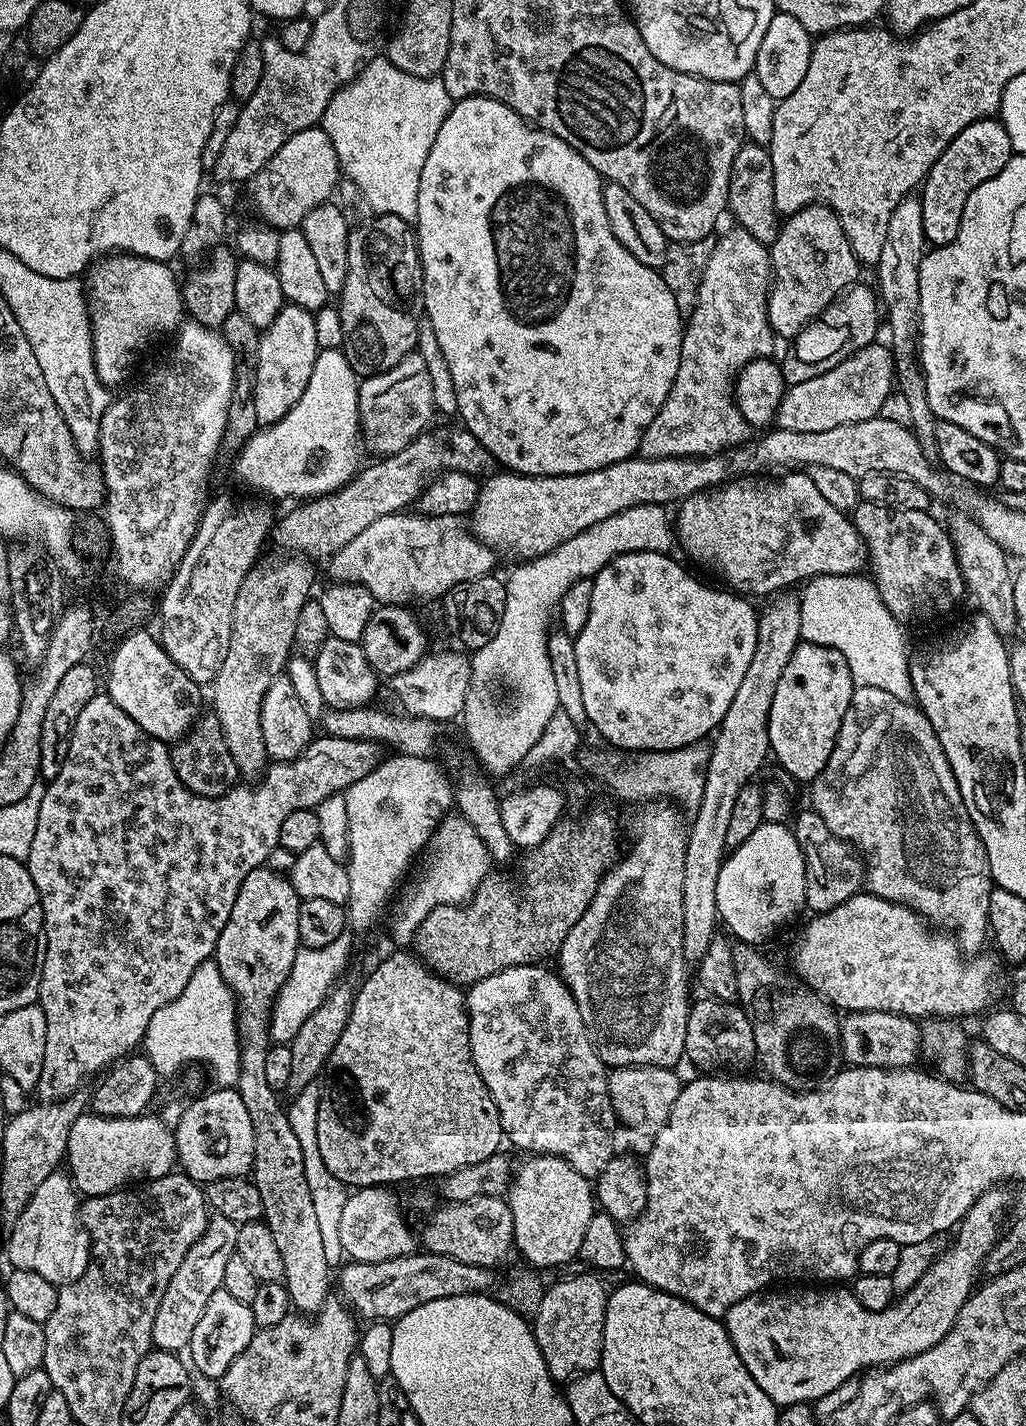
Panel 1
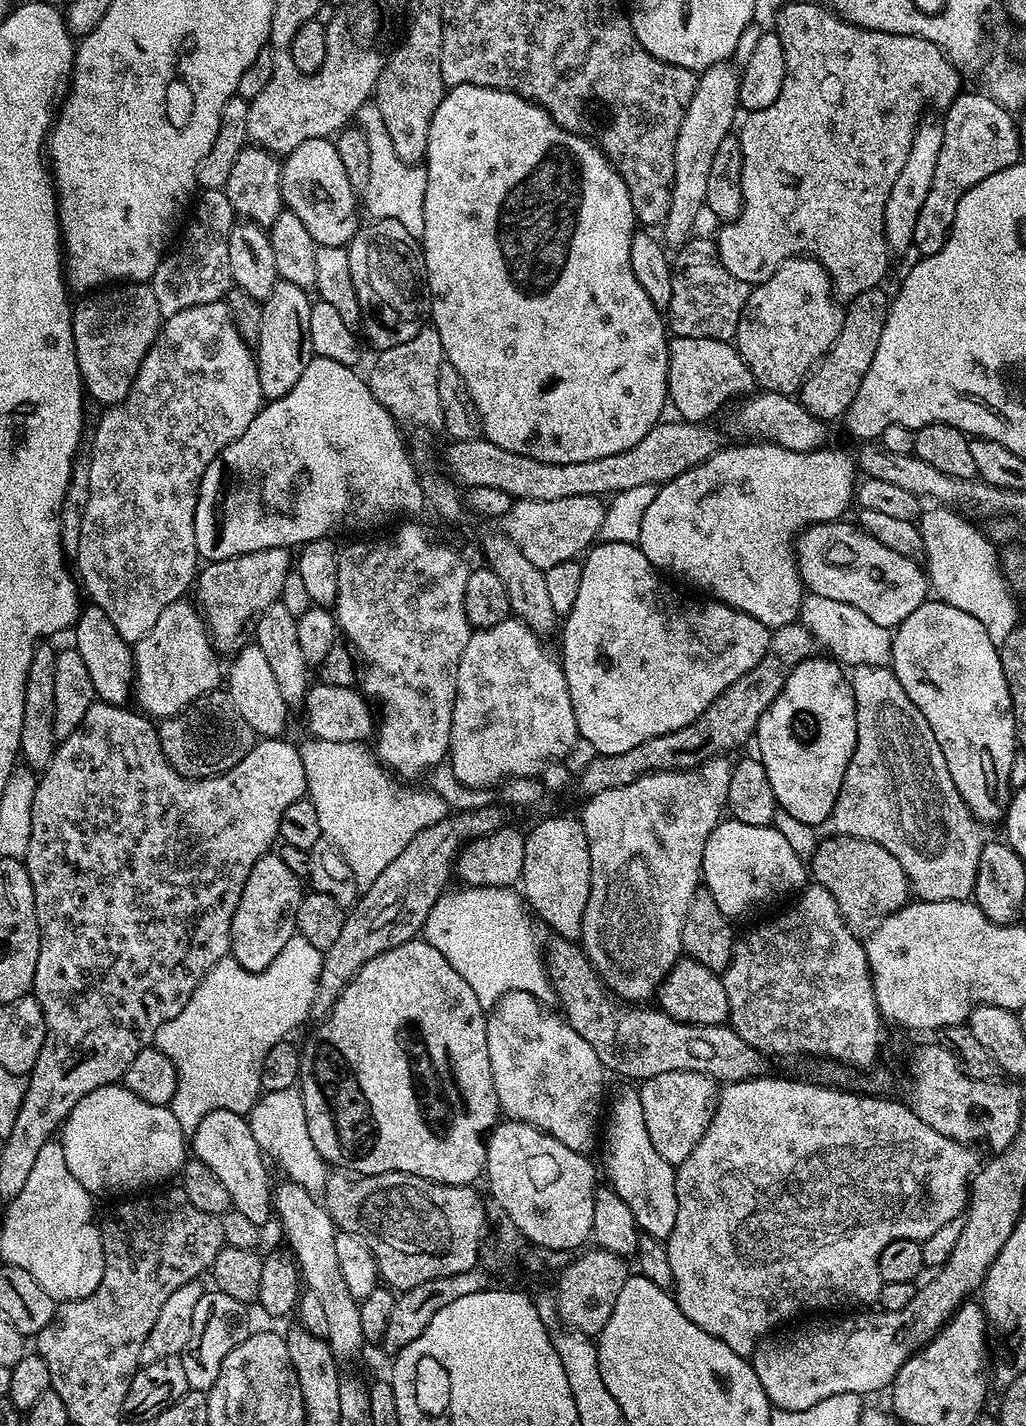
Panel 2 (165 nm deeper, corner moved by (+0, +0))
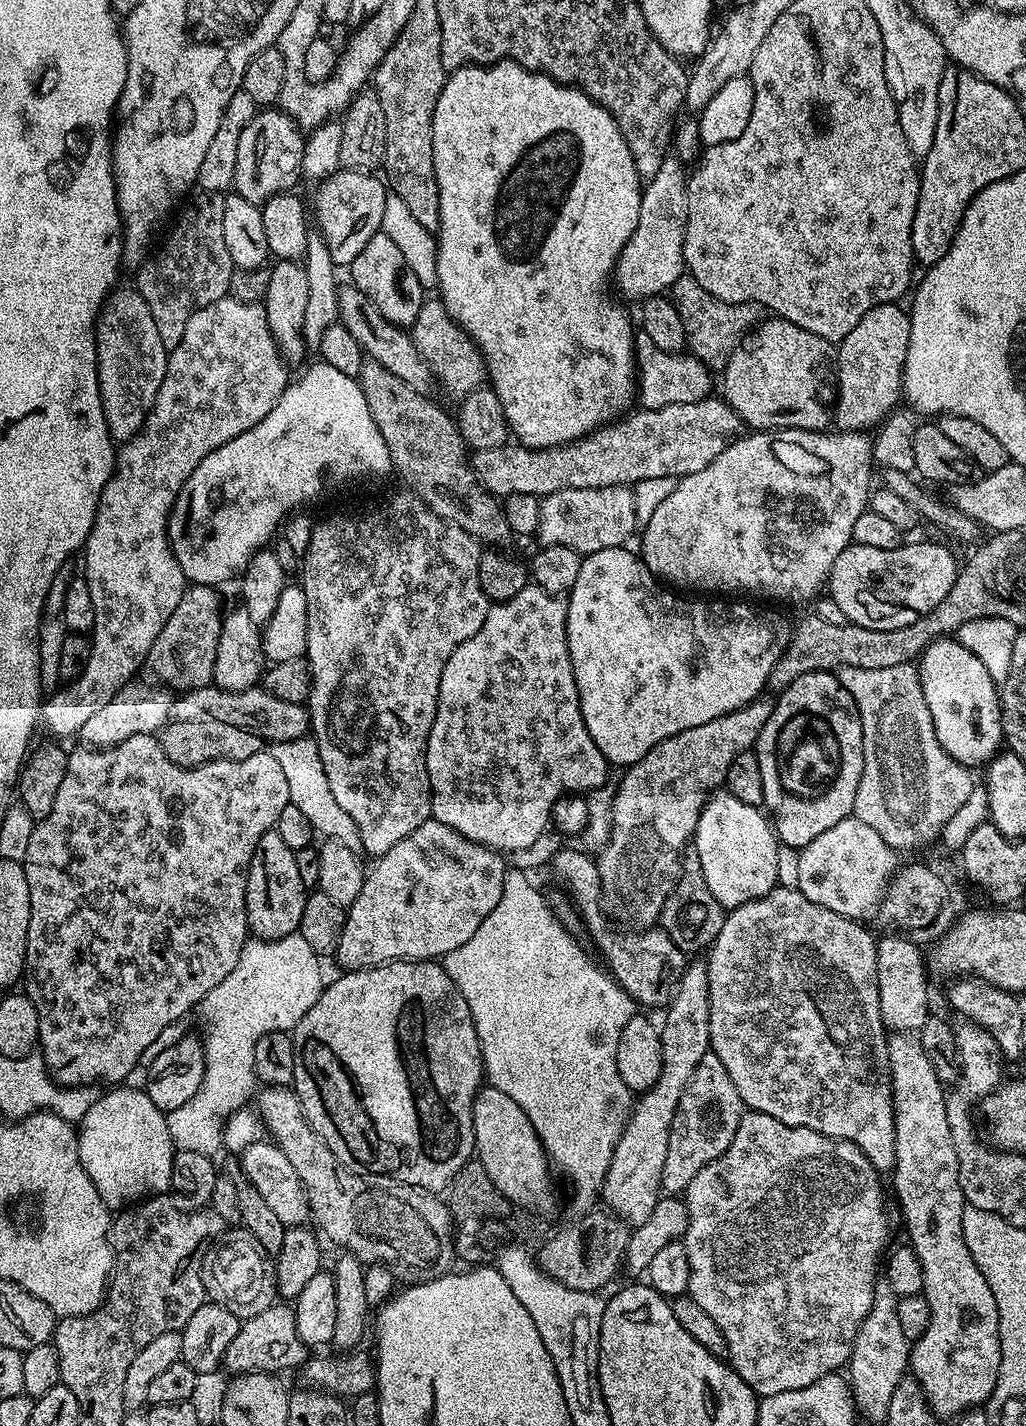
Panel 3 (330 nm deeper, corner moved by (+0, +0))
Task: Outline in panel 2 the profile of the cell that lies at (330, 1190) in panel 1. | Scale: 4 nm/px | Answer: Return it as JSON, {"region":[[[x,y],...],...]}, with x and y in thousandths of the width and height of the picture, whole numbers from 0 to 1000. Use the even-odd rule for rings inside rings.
{"region":[[[291,762],[257,766],[242,781],[242,786],[253,807],[264,813],[266,811],[275,818],[284,830],[294,832],[304,838],[315,838],[322,819],[310,809],[306,801],[302,800],[301,790],[298,790],[297,773]]]}

